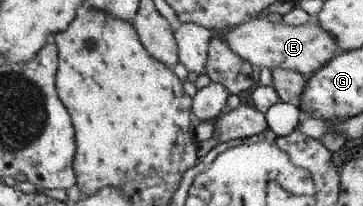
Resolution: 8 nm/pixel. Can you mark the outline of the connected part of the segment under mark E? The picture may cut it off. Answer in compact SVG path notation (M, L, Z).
M255 18L222 34L221 39L235 55L251 65L270 70L293 70L305 77L312 76L314 71L319 71L340 52L335 40L317 25L315 18L302 26L272 23L268 18Z

